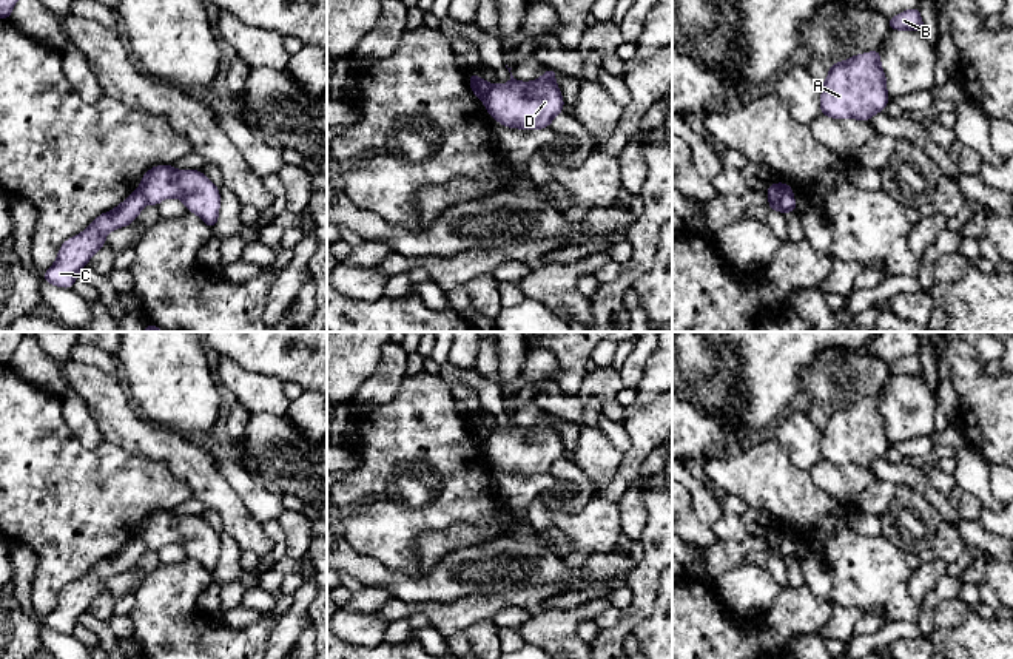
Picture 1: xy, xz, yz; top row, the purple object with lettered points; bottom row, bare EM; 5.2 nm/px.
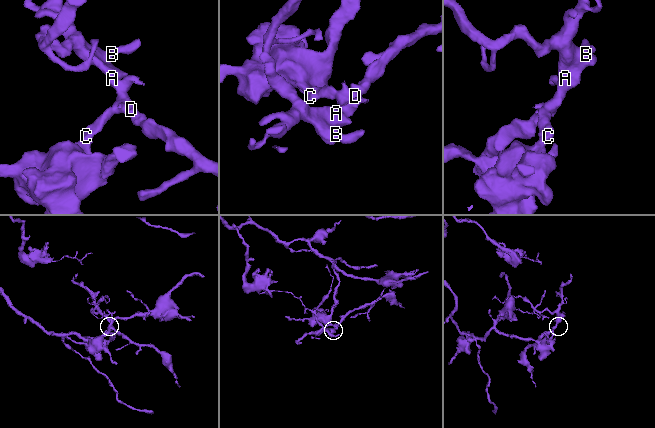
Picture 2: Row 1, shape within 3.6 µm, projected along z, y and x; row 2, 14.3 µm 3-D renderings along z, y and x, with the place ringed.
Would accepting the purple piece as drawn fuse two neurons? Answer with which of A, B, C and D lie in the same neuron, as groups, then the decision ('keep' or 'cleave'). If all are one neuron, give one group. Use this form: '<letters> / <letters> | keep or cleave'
A B D / C | cleave

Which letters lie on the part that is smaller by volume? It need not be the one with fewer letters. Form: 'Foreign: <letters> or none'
Foreign: A, B, D

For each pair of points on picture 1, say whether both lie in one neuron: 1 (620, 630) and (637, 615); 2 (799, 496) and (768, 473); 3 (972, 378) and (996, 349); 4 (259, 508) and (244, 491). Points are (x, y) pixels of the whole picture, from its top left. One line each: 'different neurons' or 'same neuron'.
1: same neuron
2: same neuron
3: different neurons
4: same neuron

